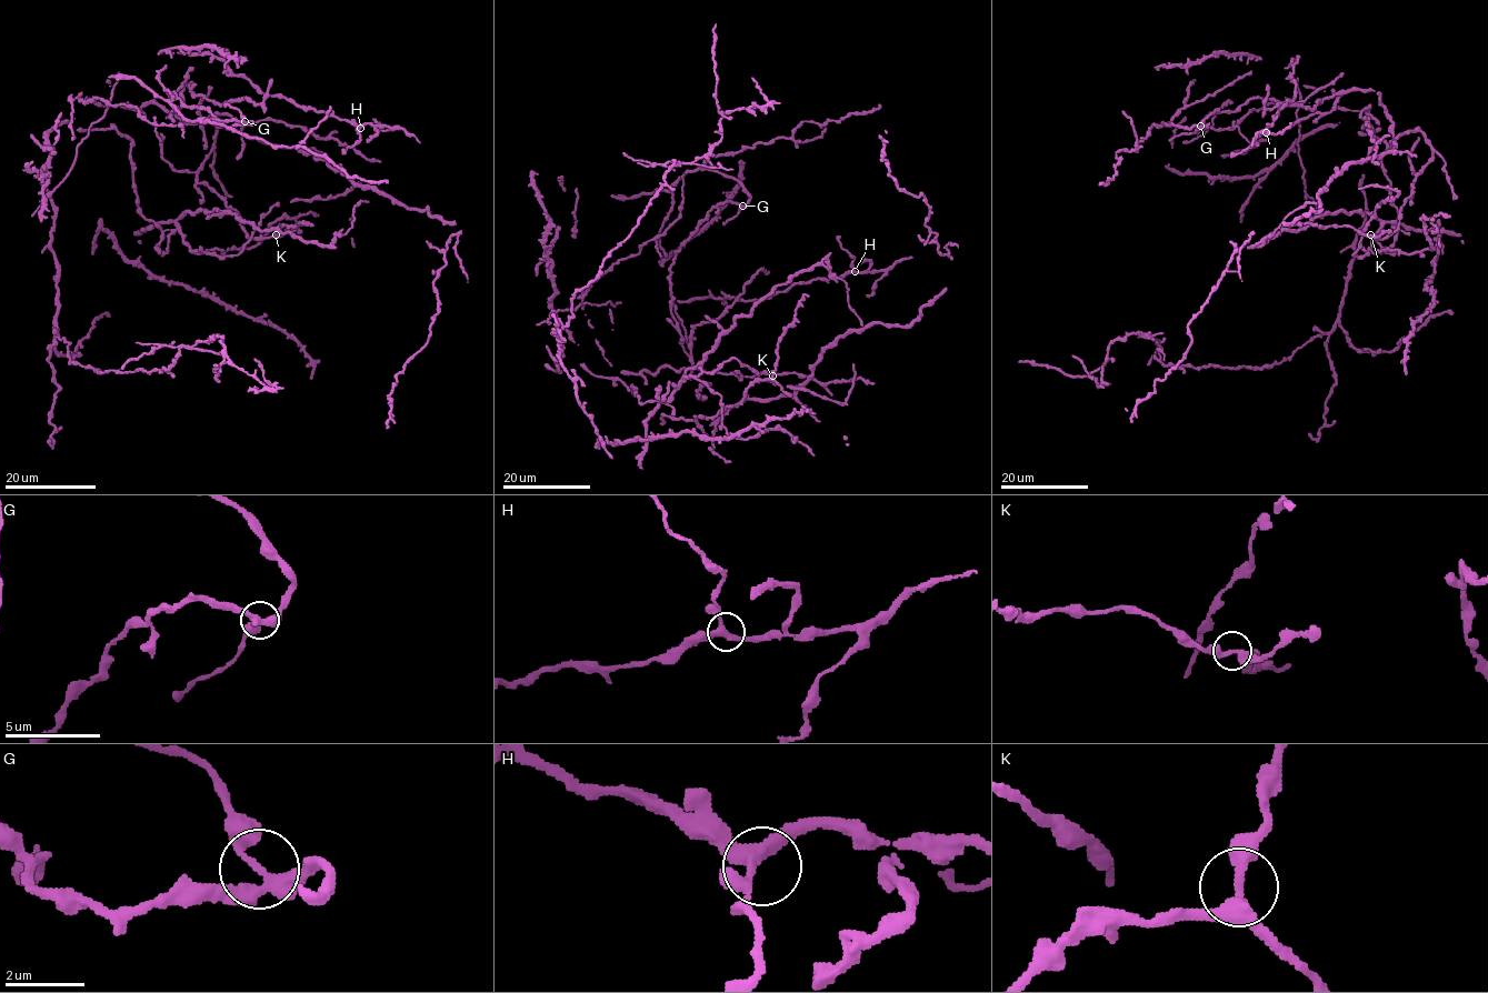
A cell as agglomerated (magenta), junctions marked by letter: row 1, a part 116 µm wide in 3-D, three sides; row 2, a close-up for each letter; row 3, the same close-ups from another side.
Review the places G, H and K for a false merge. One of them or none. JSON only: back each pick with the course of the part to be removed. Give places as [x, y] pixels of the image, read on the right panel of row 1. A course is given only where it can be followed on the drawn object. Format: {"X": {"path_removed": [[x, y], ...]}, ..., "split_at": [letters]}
{"G": {"path_removed": [[1200, 126], [1211, 112], [1219, 110]]}, "split_at": ["G"]}

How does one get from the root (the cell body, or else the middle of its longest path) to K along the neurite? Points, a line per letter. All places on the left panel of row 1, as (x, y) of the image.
K: (236, 131), (217, 127), (212, 151), (197, 181), (206, 182), (237, 212), (250, 239), (276, 234)

